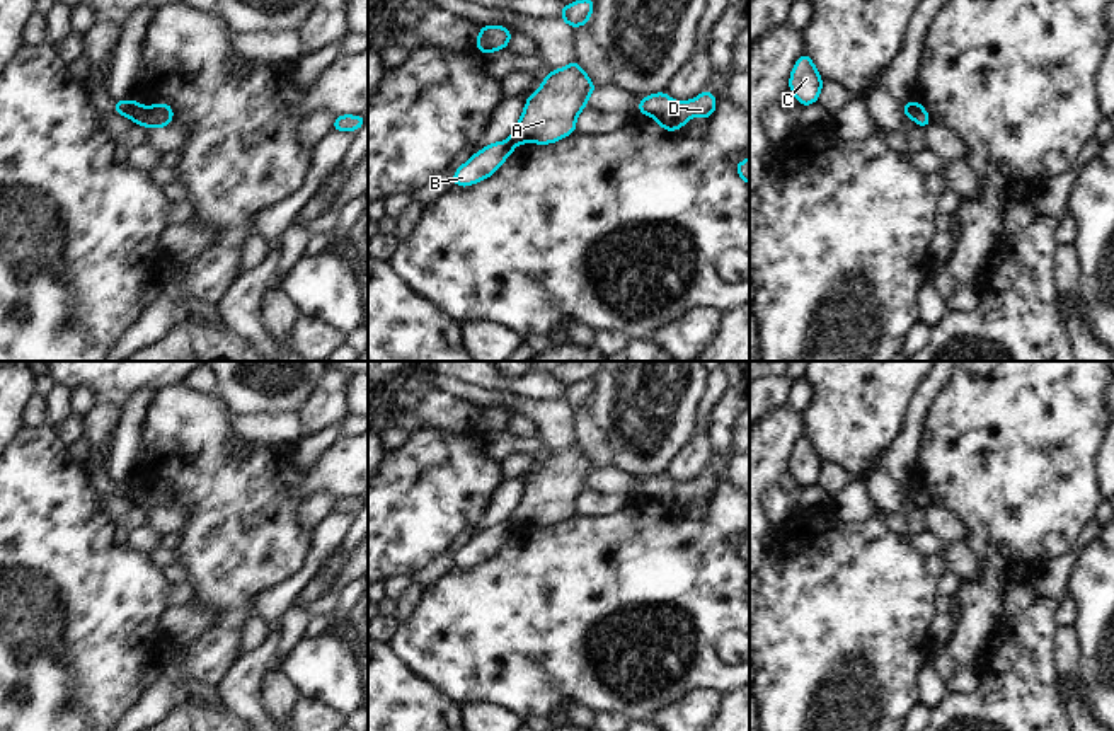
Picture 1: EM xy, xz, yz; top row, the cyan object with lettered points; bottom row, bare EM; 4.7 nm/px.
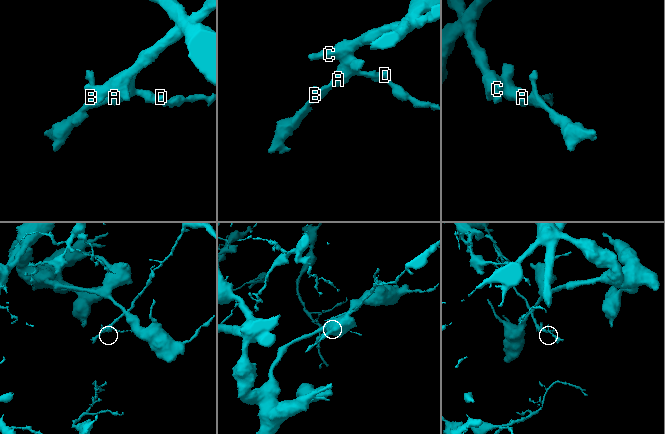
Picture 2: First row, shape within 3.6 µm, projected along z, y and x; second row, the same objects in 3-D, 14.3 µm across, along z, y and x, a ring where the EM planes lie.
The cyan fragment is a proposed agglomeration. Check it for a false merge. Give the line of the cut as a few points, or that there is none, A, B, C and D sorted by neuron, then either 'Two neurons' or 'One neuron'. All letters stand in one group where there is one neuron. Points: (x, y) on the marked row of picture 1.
Split along xy (132, 103), (128, 116). Groups: A C D / B. Two neurons.

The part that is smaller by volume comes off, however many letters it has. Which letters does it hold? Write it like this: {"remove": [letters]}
{"remove": ["B"]}

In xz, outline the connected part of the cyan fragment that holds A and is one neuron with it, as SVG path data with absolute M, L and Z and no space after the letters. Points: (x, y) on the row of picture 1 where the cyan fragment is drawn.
M576 60L550 70L540 82L540 90L528 95L509 141L548 145L576 133L576 119L588 107L588 97L594 90L594 83Z

